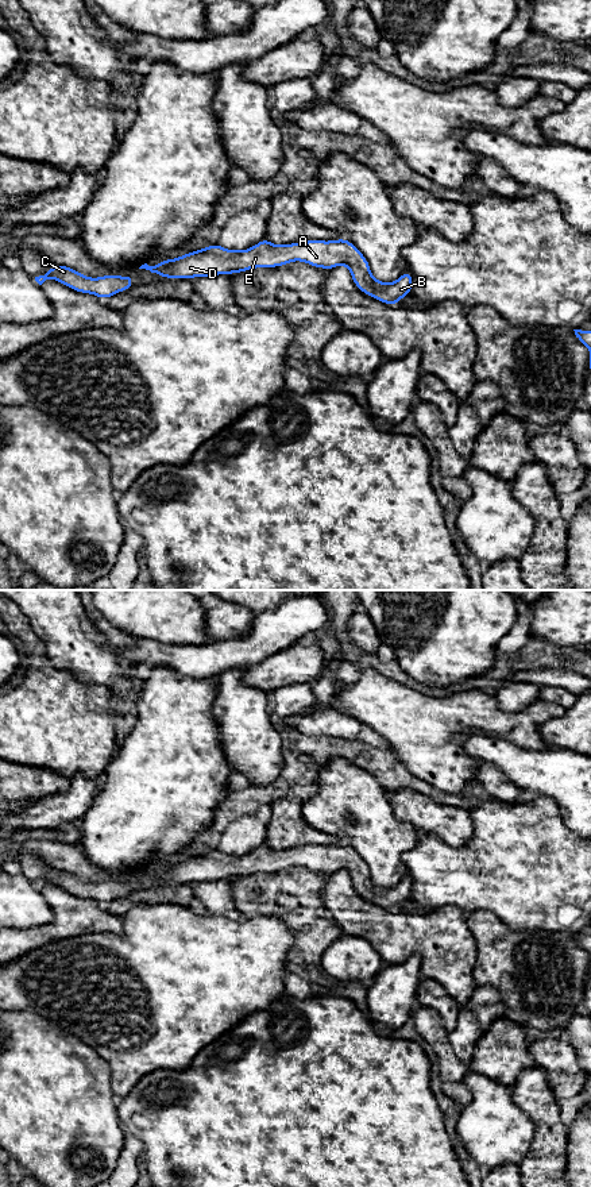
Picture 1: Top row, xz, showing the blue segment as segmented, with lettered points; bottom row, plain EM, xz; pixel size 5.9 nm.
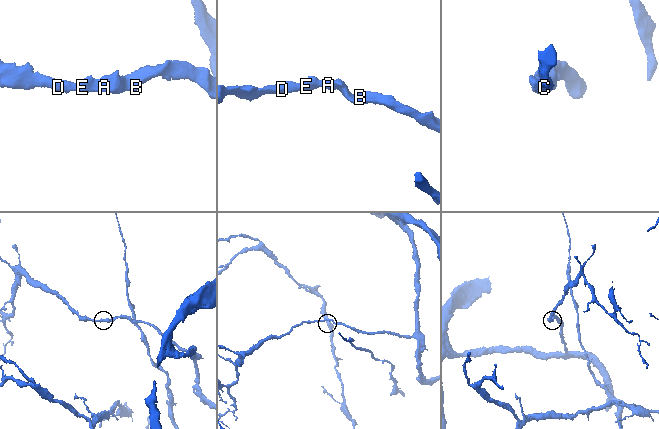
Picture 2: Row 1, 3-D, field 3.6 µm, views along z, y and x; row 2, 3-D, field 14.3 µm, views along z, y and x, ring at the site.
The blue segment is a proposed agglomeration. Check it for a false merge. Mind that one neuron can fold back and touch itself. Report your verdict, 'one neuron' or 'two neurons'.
one neuron

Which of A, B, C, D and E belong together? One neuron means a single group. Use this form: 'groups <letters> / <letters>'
groups A B C D E

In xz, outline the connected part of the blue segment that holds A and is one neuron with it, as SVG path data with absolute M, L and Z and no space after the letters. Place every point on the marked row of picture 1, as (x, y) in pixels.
M266 238L248 250L236 251L220 247L217 243L198 251L184 254L175 259L166 259L157 266L142 265L166 278L215 277L217 274L242 273L255 267L277 267L293 261L302 261L310 266L331 270L345 265L354 284L364 293L389 305L410 294L413 278L406 270L397 281L385 284L375 280L368 261L347 239L306 240L291 244L273 244Z

